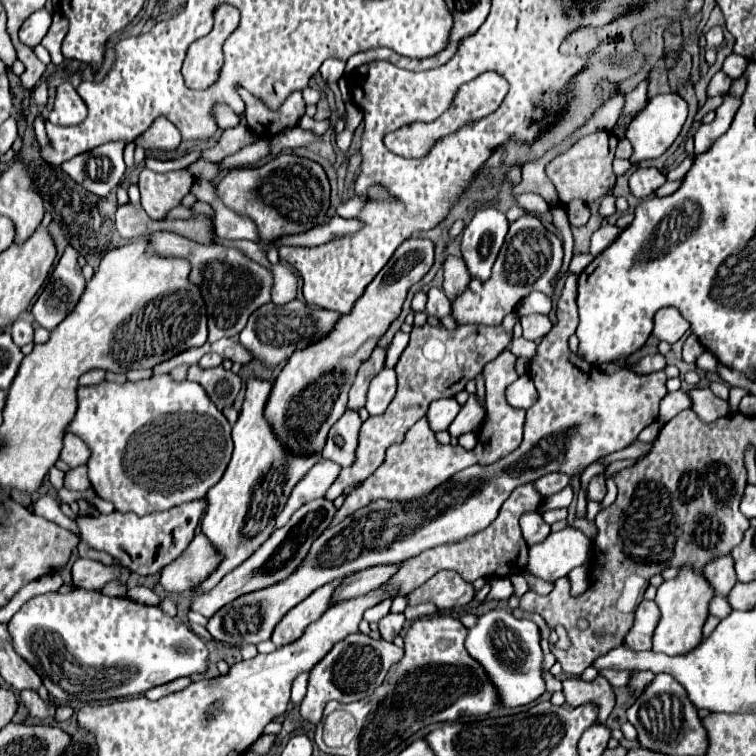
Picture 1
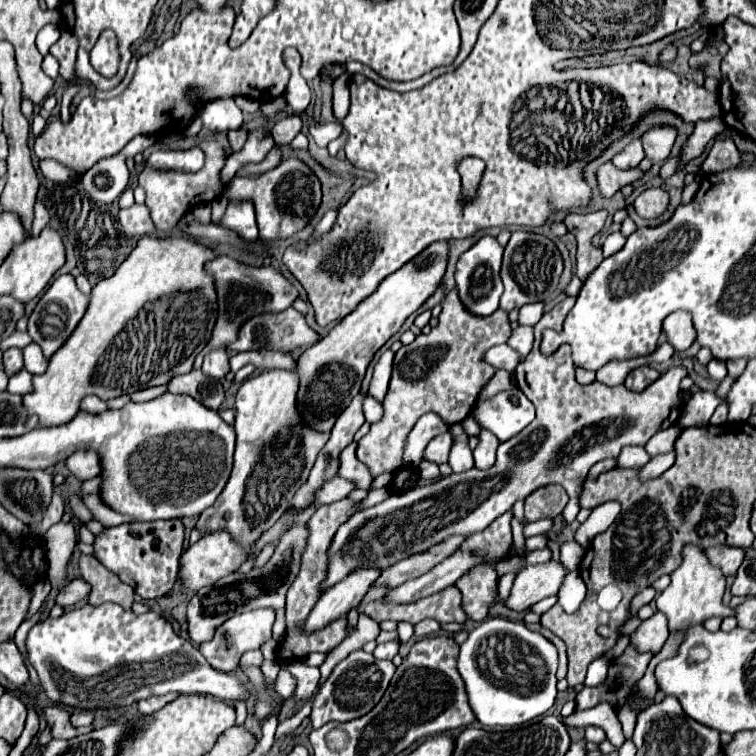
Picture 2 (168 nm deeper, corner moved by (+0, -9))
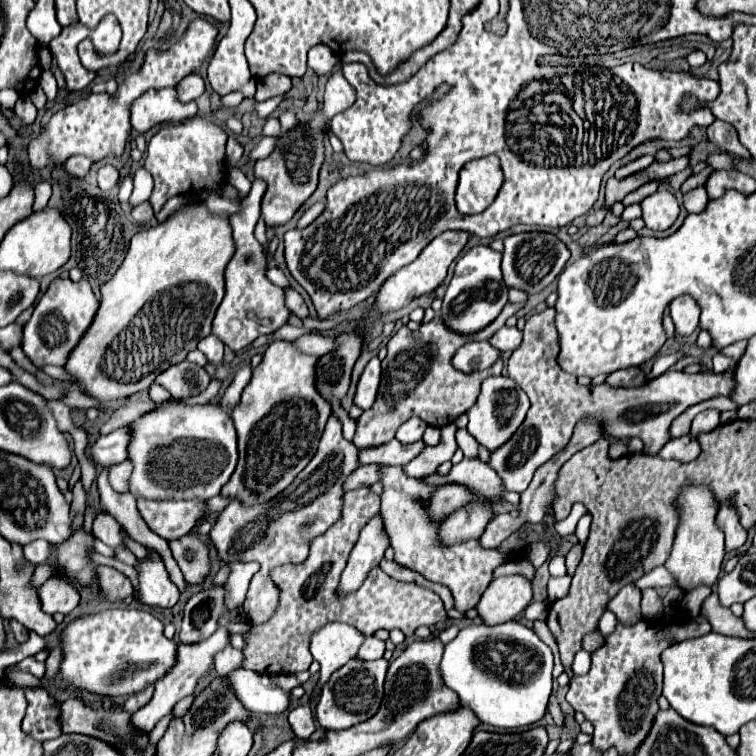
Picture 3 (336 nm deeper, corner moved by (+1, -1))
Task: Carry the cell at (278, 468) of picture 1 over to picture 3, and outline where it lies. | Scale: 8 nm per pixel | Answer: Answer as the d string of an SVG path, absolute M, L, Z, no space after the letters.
M285 340L269 344L267 352L263 354L261 364L253 368L253 376L249 384L245 386L239 404L231 412L235 428L237 428L237 436L239 436L239 462L237 462L237 468L231 480L221 490L223 498L239 500L243 506L245 504L253 506L253 504L263 504L267 500L273 500L311 462L311 458L317 452L327 418L331 414L331 404L323 400L317 390L313 390L313 364L315 362L317 362L315 356L305 356L297 352L297 348L293 348Z

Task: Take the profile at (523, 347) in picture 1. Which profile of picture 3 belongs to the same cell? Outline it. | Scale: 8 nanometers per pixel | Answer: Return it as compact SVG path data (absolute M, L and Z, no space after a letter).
M471 342L465 344L457 350L453 356L453 366L461 372L475 372L475 370L485 370L491 364L495 364L501 358L501 350L493 348L489 342Z

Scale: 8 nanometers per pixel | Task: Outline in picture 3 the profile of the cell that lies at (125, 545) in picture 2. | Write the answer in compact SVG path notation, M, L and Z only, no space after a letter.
M147 548L147 556L135 564L139 580L139 600L147 606L171 608L179 600L179 590L171 582L161 554Z

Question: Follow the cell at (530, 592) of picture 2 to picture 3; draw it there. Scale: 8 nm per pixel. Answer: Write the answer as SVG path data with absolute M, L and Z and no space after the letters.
M521 574L493 580L483 592L477 610L485 624L503 624L521 614L533 598L533 582Z

